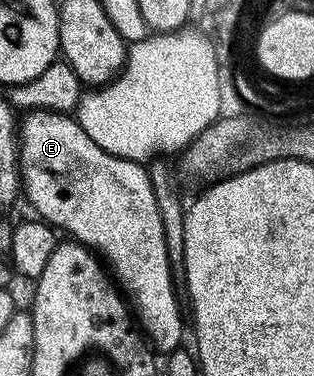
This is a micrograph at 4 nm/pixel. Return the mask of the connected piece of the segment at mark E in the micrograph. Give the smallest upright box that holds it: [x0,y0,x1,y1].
[19,109,187,355]

